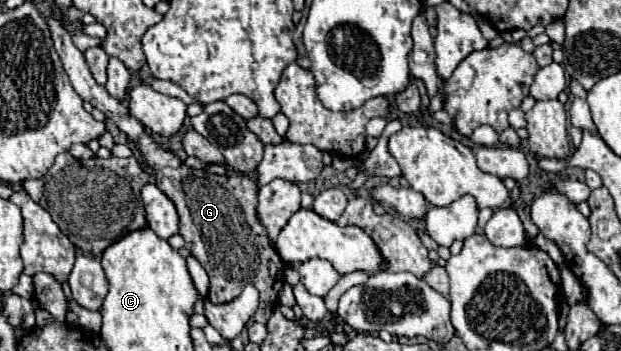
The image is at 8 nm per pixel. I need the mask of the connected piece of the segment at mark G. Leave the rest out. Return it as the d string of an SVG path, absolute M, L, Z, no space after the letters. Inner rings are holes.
M49 17L47 21L51 37L55 41L55 49L71 79L73 89L93 107L103 111L139 147L147 165L155 171L157 187L175 203L181 219L179 235L185 239L185 247L203 265L203 269L209 275L211 281L209 299L213 303L229 303L235 297L239 297L245 285L255 285L255 289L259 291L259 309L255 311L247 327L255 321L267 323L267 319L271 317L271 313L279 303L277 295L285 285L285 275L283 275L285 265L257 217L257 183L243 173L213 175L203 169L189 169L179 161L179 157L159 147L145 133L143 125L129 113L127 105L113 99L105 87L97 85L93 75L89 73L85 55L73 45L69 33L61 27L61 23L55 17Z

